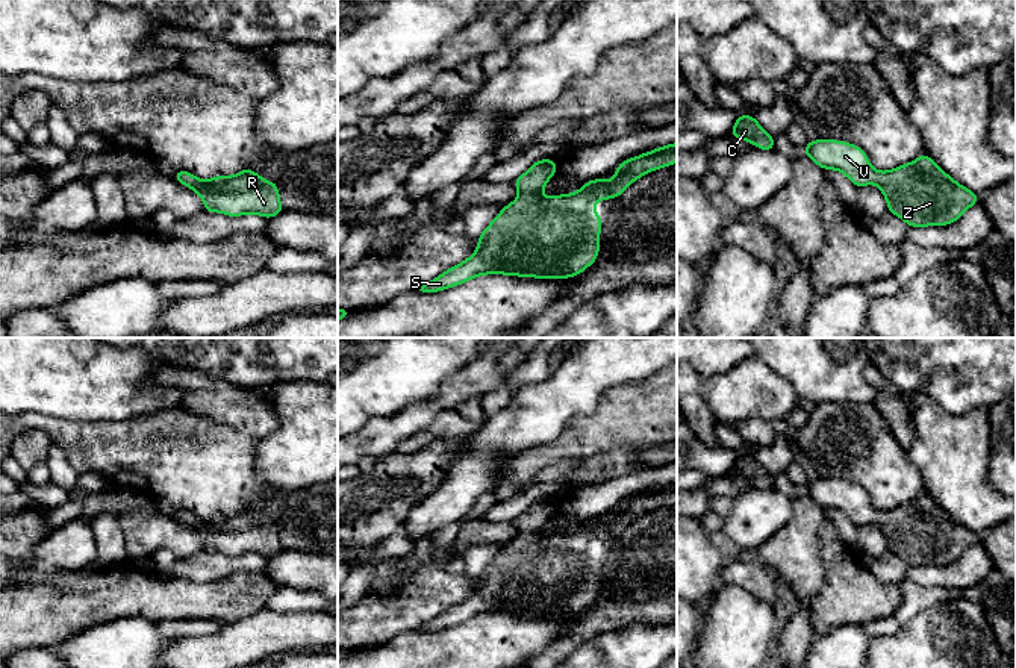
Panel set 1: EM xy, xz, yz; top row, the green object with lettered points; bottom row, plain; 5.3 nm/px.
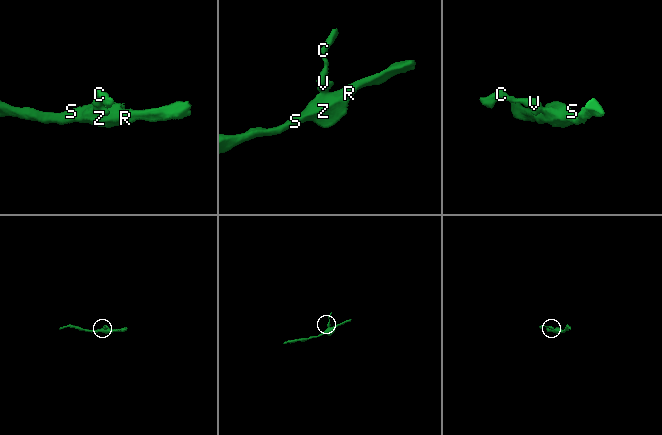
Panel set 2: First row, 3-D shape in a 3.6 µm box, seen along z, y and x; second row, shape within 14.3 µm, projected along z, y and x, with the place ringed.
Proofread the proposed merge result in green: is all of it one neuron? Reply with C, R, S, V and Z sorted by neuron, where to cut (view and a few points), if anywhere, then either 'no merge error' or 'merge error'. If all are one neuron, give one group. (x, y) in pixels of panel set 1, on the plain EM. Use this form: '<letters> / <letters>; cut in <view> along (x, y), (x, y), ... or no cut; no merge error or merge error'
C R S V Z; no cut; no merge error

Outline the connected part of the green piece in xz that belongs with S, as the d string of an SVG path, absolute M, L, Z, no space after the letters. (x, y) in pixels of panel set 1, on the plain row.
M677 482L651 489L640 495L621 501L615 509L616 515L604 521L600 517L584 521L583 527L574 533L553 535L542 538L545 523L557 512L557 501L541 498L527 512L516 517L512 523L518 527L519 536L503 547L492 562L478 576L477 589L471 597L444 613L424 623L419 630L438 632L475 615L507 613L522 616L560 616L569 618L583 612L598 597L603 557L595 551L594 542L607 536L618 538L622 530L644 513L657 507L669 506L677 501Z

